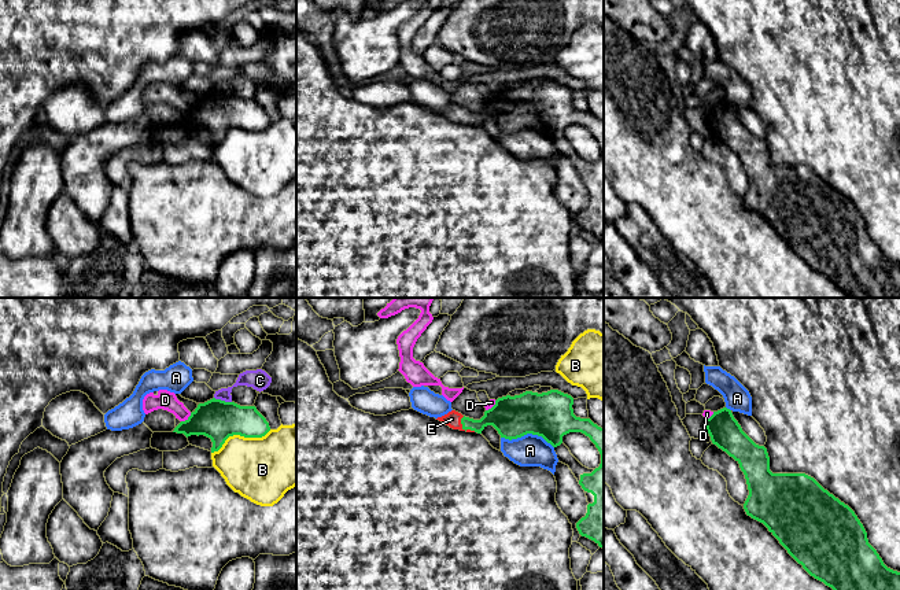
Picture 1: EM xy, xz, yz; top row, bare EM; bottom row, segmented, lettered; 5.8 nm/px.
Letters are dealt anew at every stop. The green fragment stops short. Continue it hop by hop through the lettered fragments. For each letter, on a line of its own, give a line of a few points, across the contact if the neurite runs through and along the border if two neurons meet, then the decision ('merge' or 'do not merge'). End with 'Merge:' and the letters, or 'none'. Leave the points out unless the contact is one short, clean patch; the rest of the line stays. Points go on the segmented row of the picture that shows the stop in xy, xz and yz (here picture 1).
A: do not merge
B: do not merge
C: line xy (214, 397), (231, 402); do not merge
D: line xy (191, 413), (181, 421); do not merge
E: line xz (504, 416), (464, 428), (453, 419); merge
Merge: E

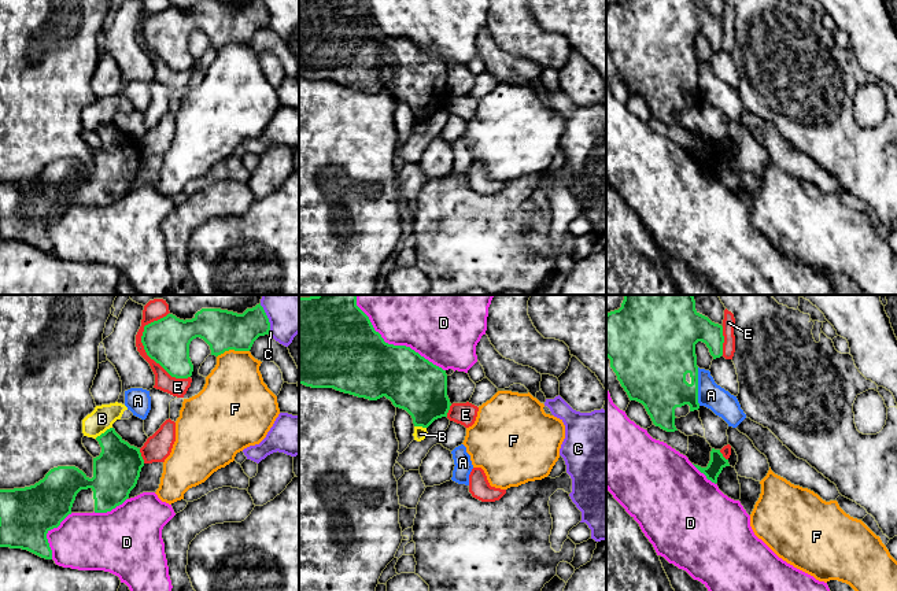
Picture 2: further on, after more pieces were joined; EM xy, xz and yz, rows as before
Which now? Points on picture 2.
A: do not merge
B: do not merge
C: do not merge
D: do not merge
E: do not merge
F: do not merge
Merge: none

